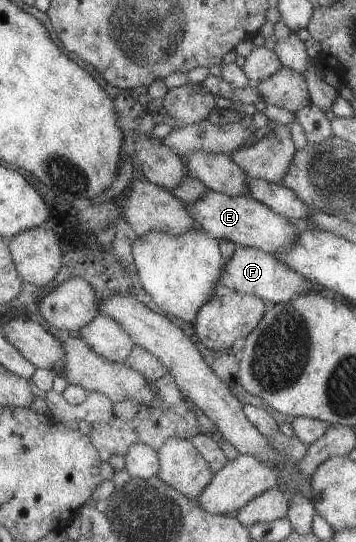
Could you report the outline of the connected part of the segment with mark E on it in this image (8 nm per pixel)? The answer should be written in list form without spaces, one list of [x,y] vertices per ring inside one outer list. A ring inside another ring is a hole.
[[[206,190],[198,199],[192,203],[184,203],[183,206],[194,225],[217,240],[224,238],[233,241],[236,246],[256,248],[269,254],[287,248],[290,244],[293,245],[296,227],[291,225],[283,215],[274,213],[269,207],[258,203],[248,195],[232,197]]]

